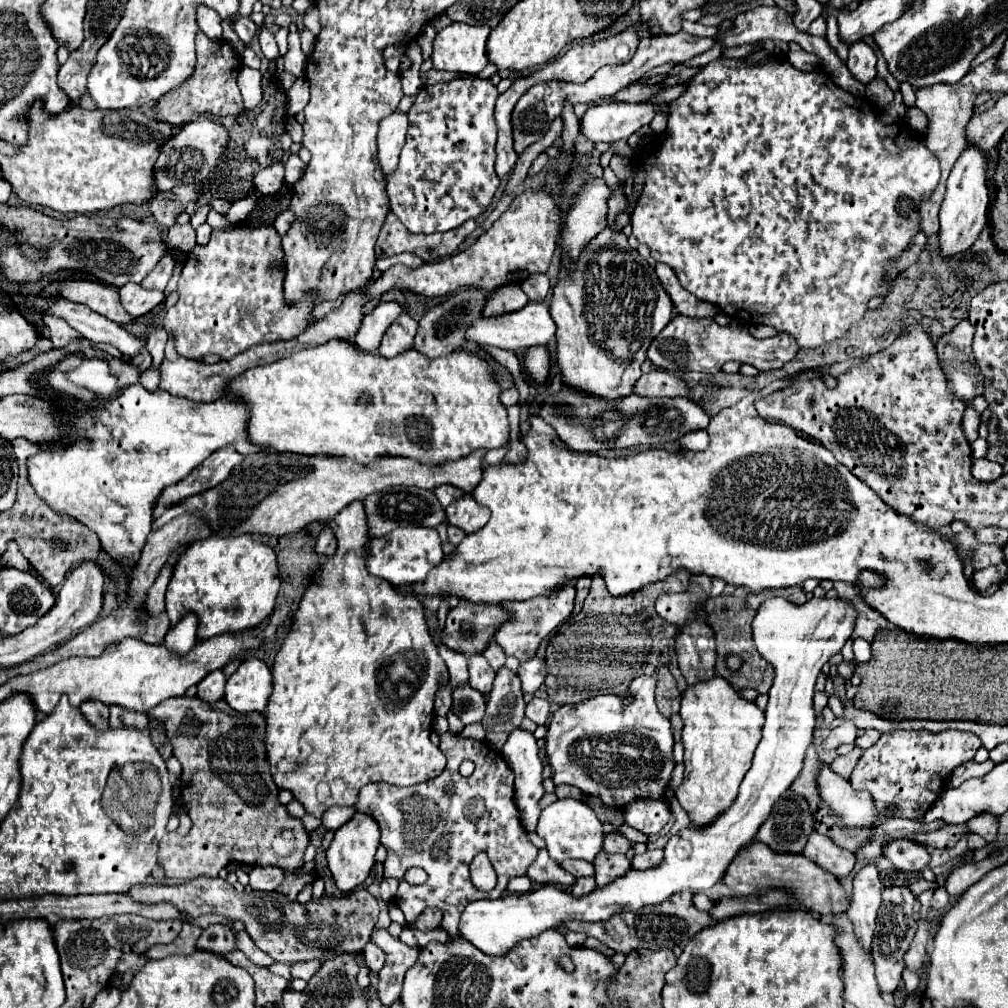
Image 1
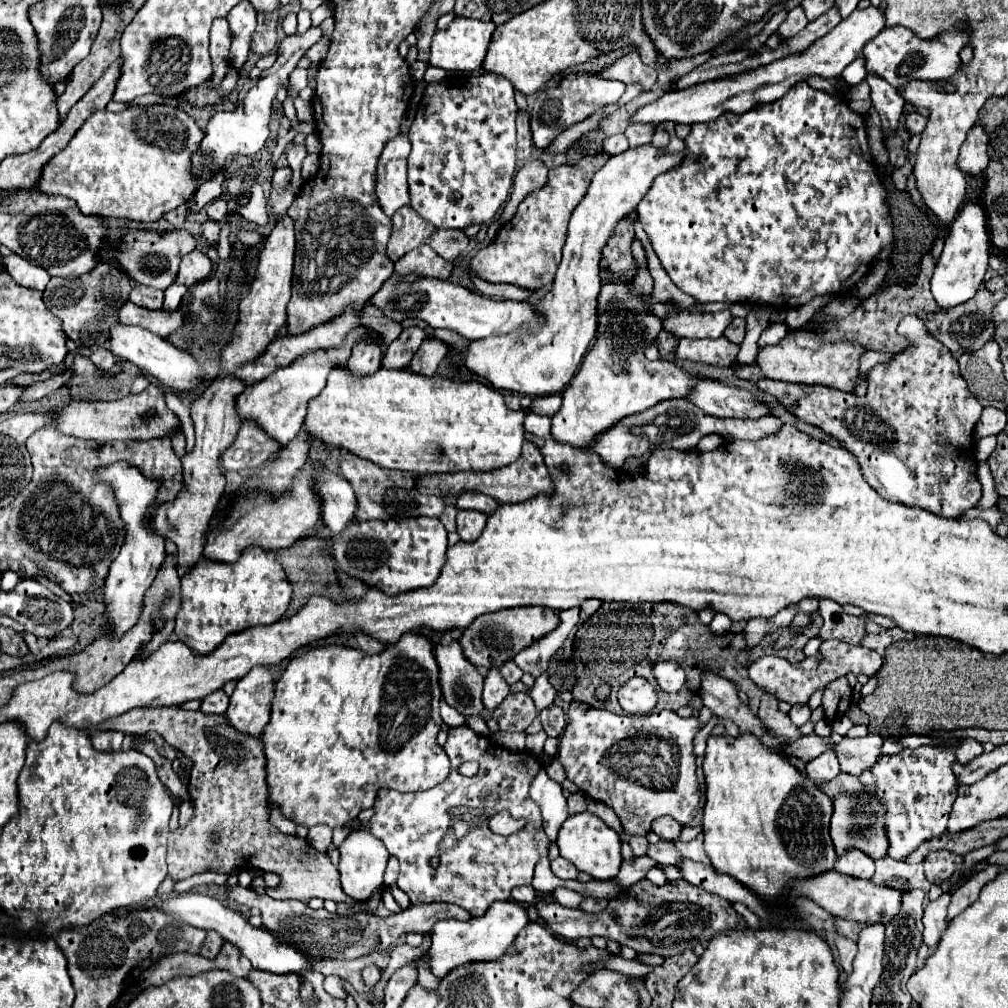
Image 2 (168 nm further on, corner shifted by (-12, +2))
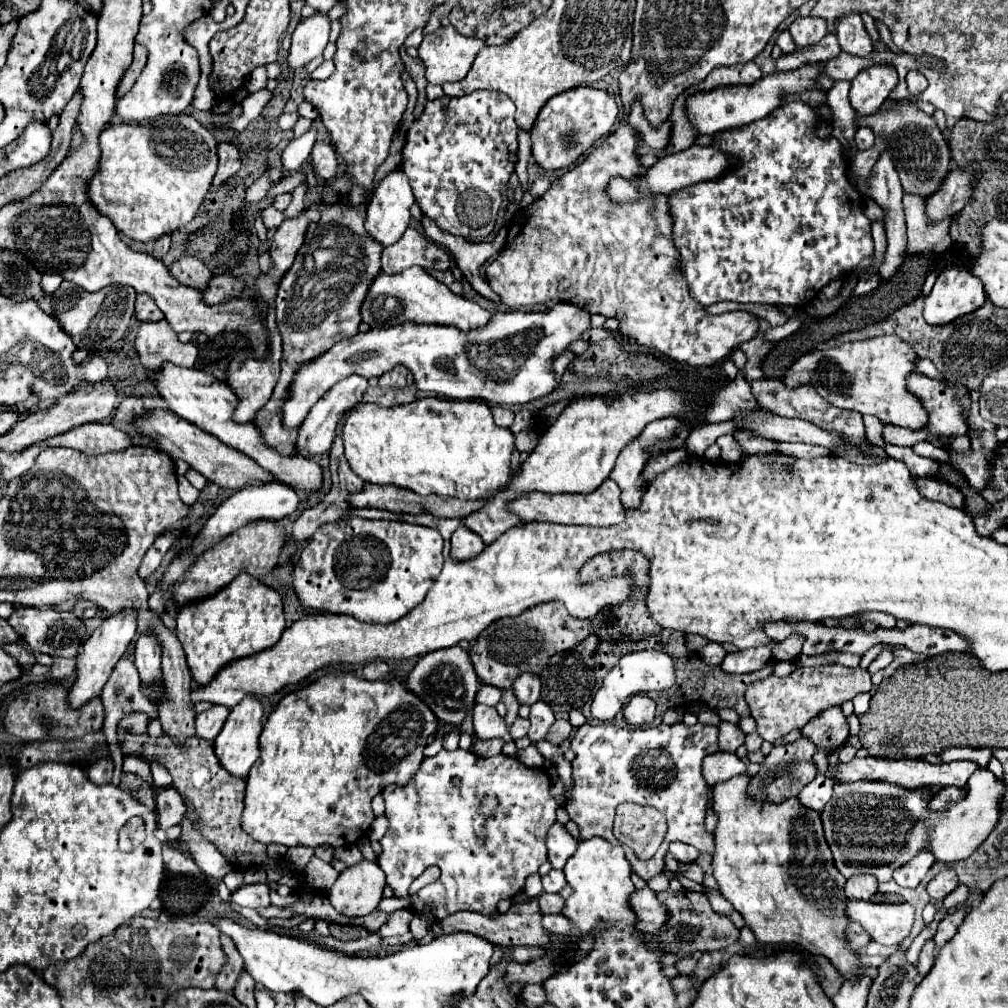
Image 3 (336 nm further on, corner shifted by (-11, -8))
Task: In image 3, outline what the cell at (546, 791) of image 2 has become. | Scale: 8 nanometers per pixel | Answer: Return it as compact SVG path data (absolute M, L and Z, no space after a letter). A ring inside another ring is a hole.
M555 823L549 829L547 835L547 849L549 849L549 861L553 865L553 869L563 869L567 859L577 851L577 839L573 839L567 829L559 823Z

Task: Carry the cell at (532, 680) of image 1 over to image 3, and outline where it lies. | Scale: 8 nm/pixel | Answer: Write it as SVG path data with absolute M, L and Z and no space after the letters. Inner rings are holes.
M537 701L531 707L529 721L531 721L531 729L529 729L527 737L531 739L531 743L537 743L537 741L545 739L549 727L555 723L555 715L553 715L553 711L549 709L549 705L545 701Z

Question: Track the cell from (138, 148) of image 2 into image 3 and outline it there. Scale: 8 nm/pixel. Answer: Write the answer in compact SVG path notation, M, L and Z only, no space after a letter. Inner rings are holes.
M187 113L167 115L151 121L151 125L109 125L101 137L101 169L89 183L89 197L99 213L113 219L117 231L147 243L187 225L207 195L217 171L217 141Z

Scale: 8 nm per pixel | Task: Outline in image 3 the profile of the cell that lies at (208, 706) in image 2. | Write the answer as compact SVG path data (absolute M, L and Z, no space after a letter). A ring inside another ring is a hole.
M213 705L211 709L199 713L195 717L195 727L197 727L197 737L205 739L205 741L213 741L219 731L223 729L225 721L227 721L229 709L223 705Z

